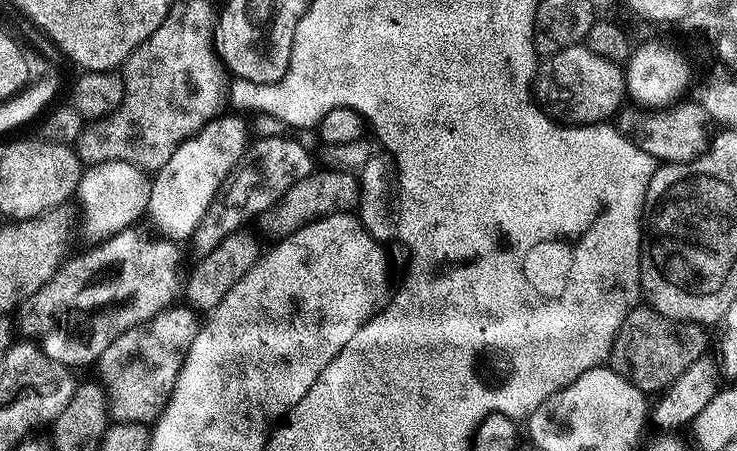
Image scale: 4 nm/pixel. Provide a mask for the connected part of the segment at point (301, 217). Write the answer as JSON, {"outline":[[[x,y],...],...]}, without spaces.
{"outline":[[[314,170],[302,182],[296,182],[274,206],[270,206],[259,216],[258,225],[272,235],[272,238],[289,236],[310,222],[339,212],[348,214],[360,203],[360,185],[351,172]]]}

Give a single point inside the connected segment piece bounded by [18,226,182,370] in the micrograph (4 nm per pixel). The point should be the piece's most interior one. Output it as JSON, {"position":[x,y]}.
{"position":[130,277]}

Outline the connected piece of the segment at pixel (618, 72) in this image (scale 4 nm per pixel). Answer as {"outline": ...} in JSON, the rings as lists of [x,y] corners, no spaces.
{"outline":[[[575,44],[543,61],[534,81],[534,95],[536,103],[565,126],[608,122],[625,103],[626,72],[621,65],[598,58],[584,44]]]}

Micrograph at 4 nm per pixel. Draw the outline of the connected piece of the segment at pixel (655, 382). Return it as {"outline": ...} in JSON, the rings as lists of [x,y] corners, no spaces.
{"outline":[[[637,306],[630,314],[626,314],[612,343],[607,363],[640,392],[660,394],[678,378],[682,378],[690,366],[705,359],[708,332],[709,329],[703,324],[671,320],[650,306]]]}

